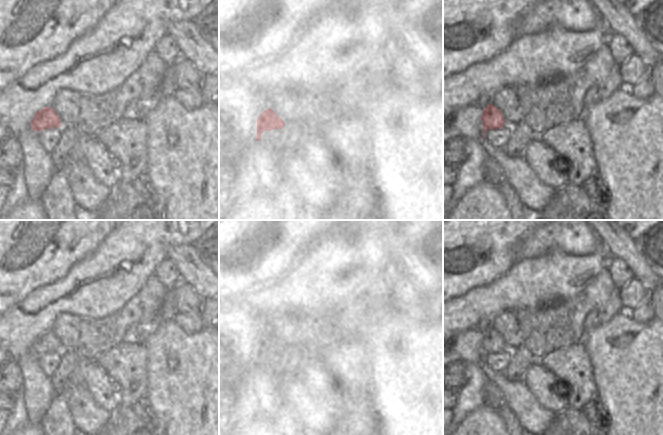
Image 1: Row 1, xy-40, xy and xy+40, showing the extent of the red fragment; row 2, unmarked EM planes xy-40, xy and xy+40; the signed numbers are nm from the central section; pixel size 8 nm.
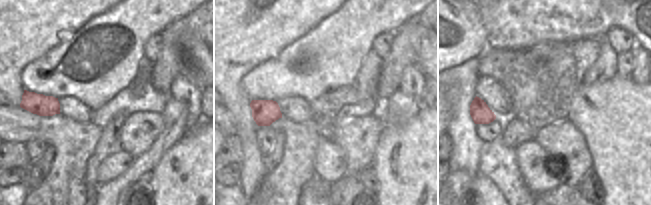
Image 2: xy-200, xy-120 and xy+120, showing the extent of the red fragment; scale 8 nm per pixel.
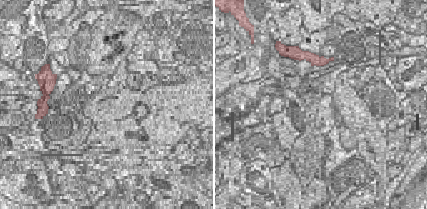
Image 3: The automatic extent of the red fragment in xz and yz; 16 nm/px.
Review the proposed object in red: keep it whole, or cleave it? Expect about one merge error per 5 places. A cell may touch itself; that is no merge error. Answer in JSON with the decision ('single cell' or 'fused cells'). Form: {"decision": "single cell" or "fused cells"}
{"decision": "single cell"}

